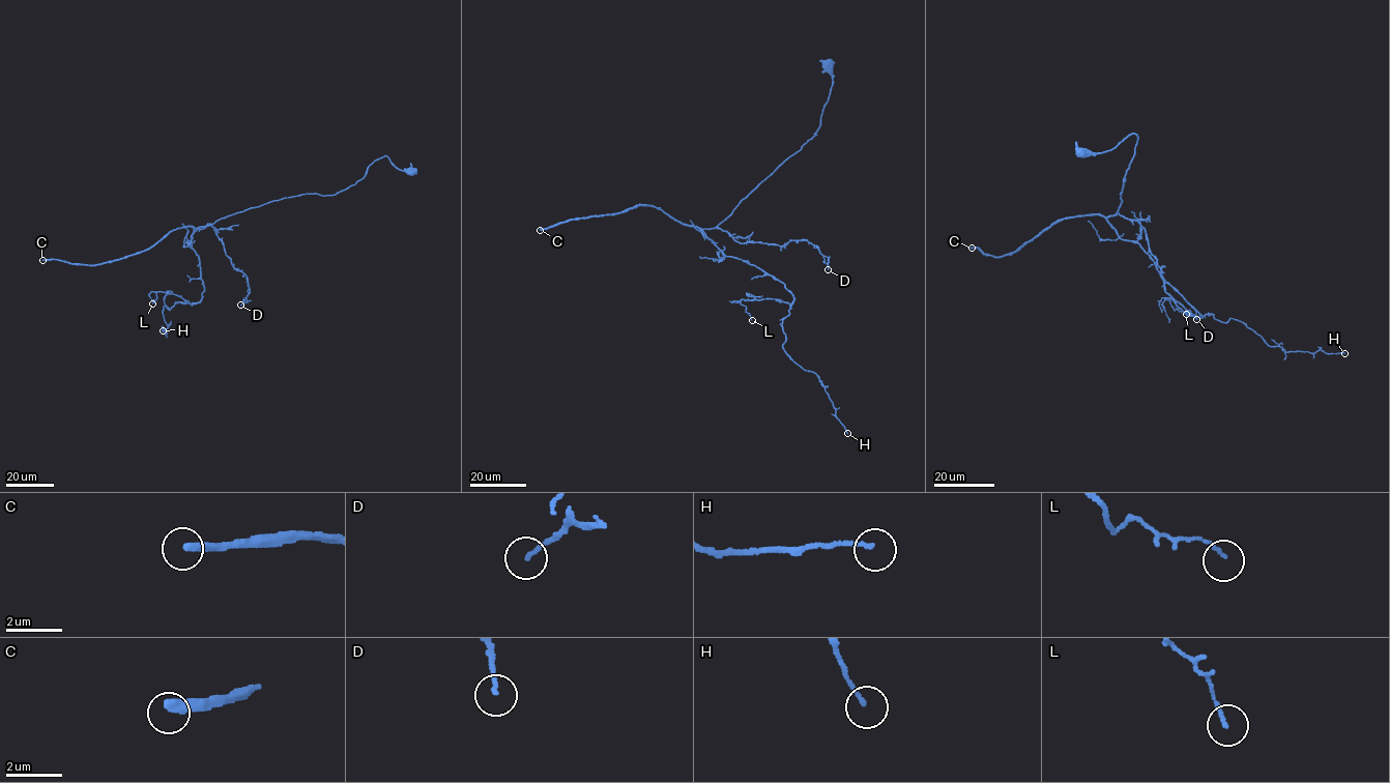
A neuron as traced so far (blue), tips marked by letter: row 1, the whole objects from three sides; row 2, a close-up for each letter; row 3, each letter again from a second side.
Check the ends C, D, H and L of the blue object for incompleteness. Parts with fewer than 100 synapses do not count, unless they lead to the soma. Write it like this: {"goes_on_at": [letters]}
{"goes_on_at": ["C"]}

